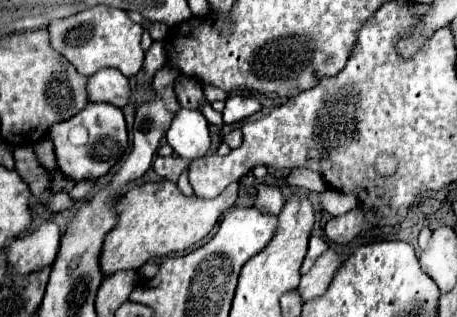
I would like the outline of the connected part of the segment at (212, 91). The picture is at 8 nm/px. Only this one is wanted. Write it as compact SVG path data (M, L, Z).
M203 86L203 92L205 92L205 98L207 98L207 102L215 102L215 100L227 100L227 92L223 92L221 88L217 88L217 86Z

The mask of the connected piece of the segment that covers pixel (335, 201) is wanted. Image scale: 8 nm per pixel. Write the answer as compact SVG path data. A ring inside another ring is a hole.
M325 190L321 196L321 208L323 212L329 212L333 216L341 216L341 214L347 214L349 208L353 208L357 204L357 200L353 196L347 196L347 194L341 194L337 190Z

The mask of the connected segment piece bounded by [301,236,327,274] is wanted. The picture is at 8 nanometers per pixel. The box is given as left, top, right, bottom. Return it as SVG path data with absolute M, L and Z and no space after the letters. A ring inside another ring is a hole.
M311 236L309 238L309 252L305 256L305 262L301 266L301 274L305 274L307 270L311 270L311 266L315 264L315 260L327 250L327 242L323 238L317 238L317 236Z

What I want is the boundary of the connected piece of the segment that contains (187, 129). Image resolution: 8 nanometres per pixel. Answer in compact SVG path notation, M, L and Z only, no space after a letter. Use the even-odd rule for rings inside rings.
M181 110L167 130L169 146L189 162L207 154L211 138L201 110Z

